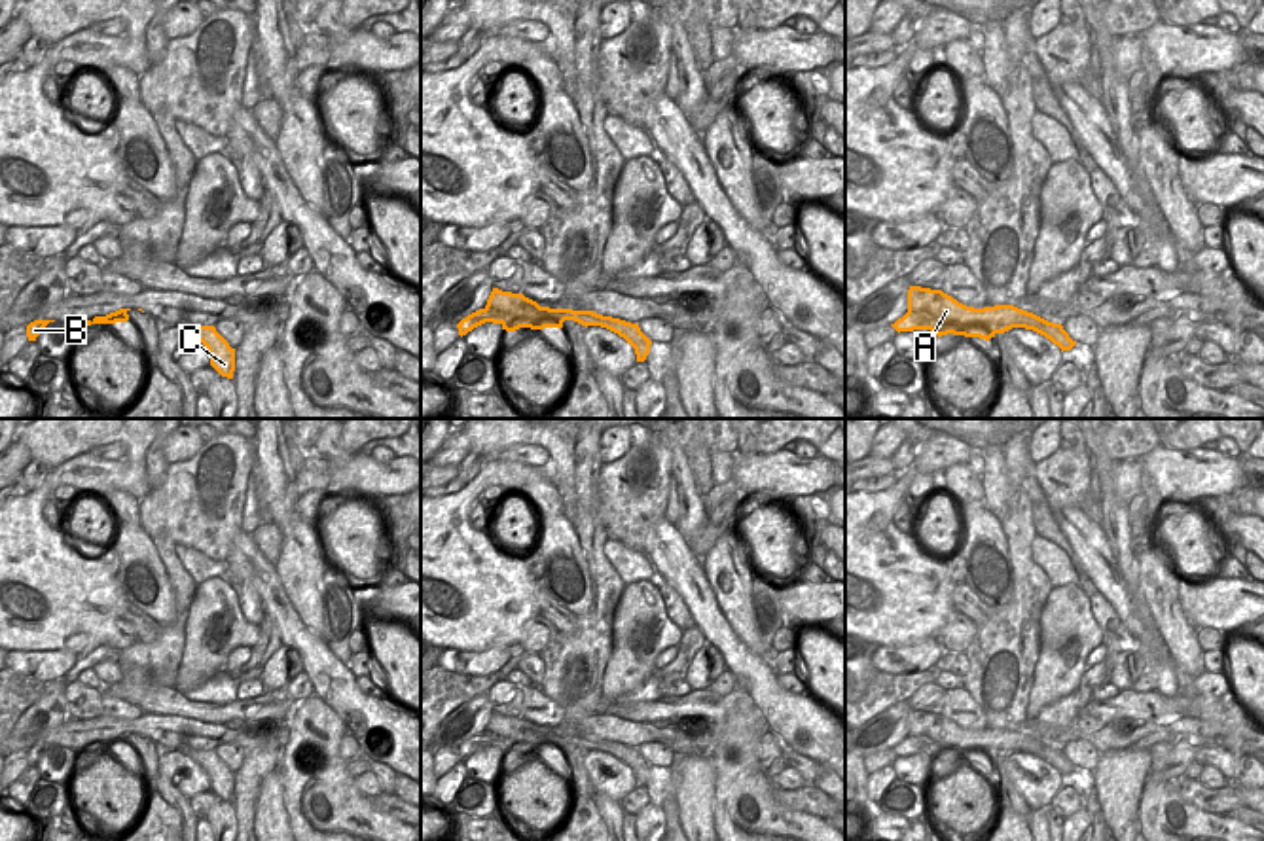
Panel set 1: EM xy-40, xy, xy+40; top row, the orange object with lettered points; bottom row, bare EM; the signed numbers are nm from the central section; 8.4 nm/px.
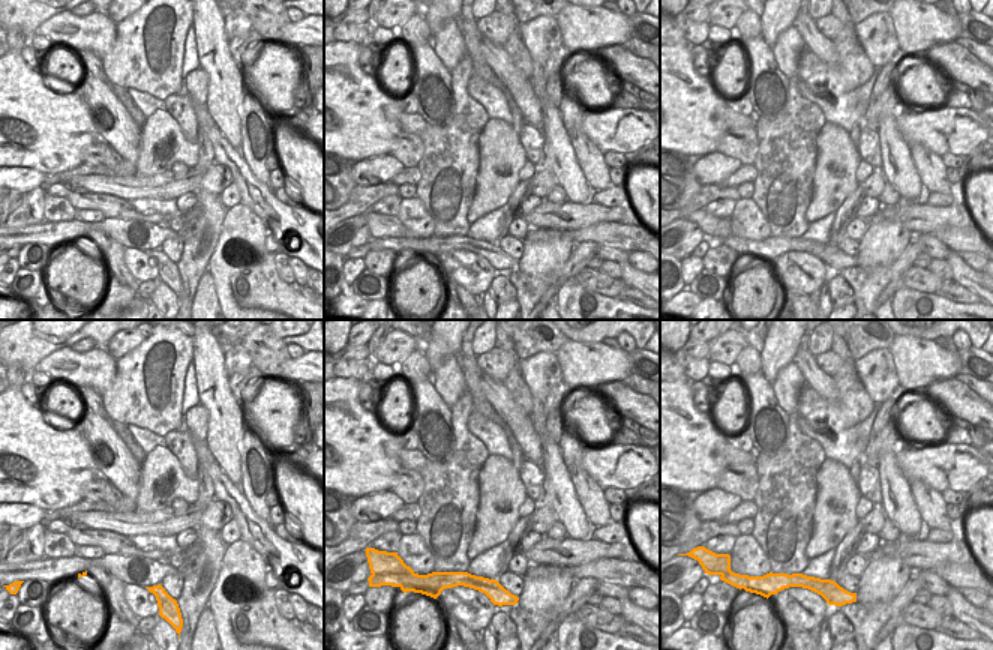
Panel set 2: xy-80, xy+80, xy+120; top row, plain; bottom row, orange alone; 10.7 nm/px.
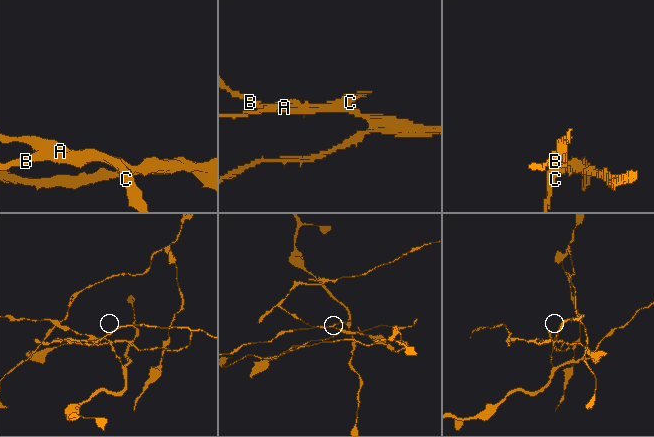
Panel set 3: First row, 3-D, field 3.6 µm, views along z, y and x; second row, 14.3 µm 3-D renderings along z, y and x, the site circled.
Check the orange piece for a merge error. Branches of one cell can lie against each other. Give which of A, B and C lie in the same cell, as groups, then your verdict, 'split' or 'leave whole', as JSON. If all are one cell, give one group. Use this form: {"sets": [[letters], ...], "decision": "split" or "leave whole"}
{"sets": [["A", "C"], ["B"]], "decision": "split"}

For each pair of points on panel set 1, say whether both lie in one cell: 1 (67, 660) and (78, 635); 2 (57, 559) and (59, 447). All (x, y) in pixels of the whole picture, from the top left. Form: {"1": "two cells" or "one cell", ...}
{"1": "two cells", "2": "two cells"}

